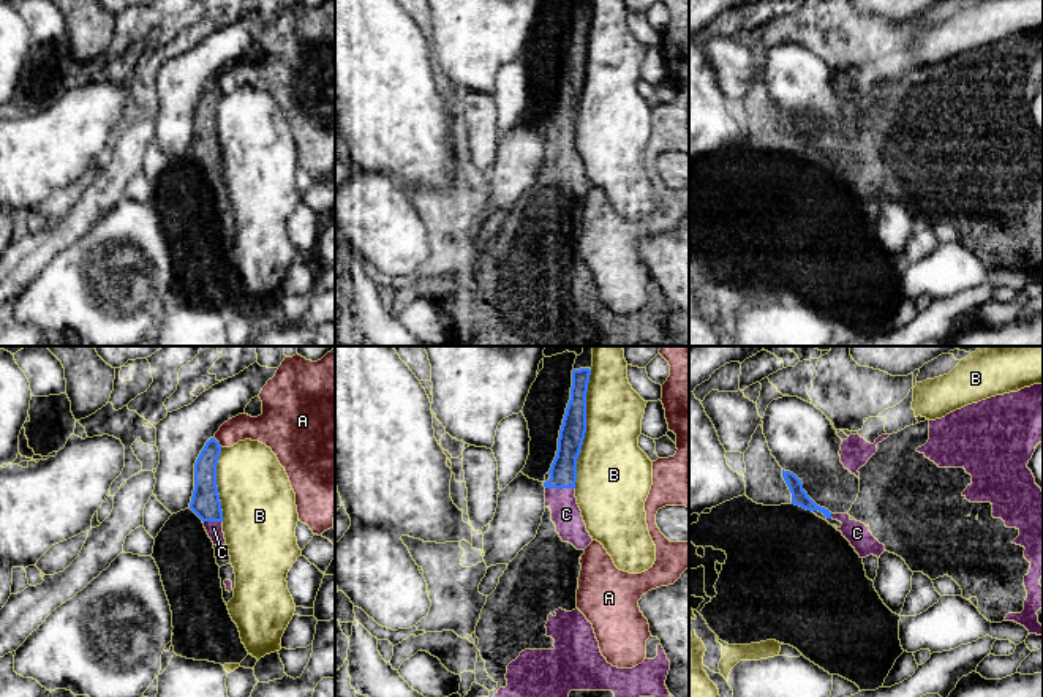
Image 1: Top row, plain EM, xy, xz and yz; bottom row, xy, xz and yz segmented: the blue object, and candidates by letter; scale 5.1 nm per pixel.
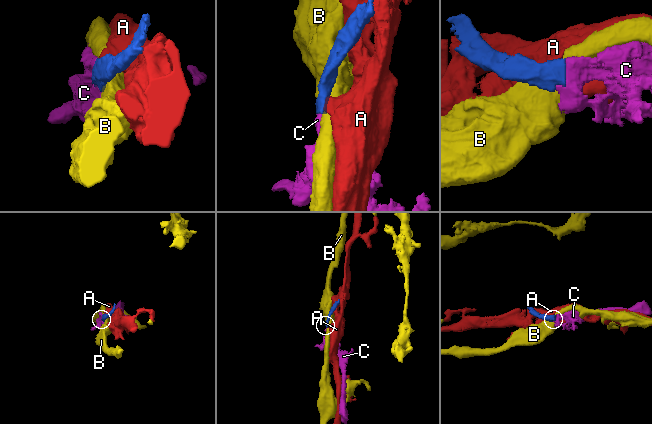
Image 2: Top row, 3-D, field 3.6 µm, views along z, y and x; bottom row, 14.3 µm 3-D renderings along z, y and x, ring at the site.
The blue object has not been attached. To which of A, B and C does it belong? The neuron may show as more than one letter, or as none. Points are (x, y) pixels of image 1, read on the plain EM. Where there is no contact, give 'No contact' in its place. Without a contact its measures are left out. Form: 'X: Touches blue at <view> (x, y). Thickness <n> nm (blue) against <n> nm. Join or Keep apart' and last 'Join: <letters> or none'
A: Touches blue at xy (217, 87). Thickness 120 nm (blue) against 140 nm. Keep apart
B: Touches blue at xz (585, 75). Thickness 140 nm (blue) against 360 nm. Keep apart
C: Touches blue at xz (560, 133). Thickness 140 nm (blue) against 150 nm. Join
Join: C

